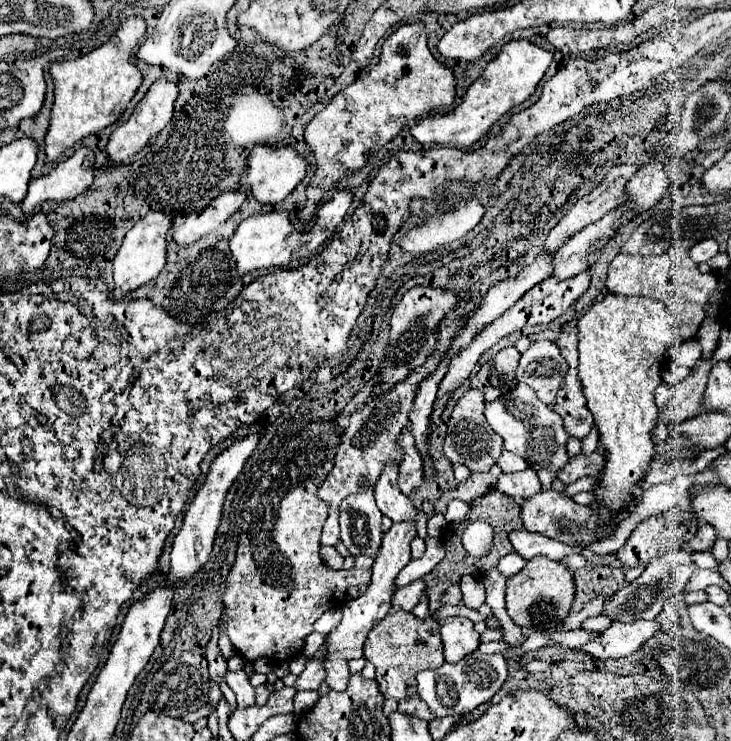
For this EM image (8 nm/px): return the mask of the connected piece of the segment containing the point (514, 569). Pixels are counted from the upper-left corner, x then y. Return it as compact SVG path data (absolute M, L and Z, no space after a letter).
M509 553L509 555L505 555L501 561L499 561L499 565L497 565L497 569L499 569L499 573L503 573L505 577L513 577L515 573L519 573L523 567L525 567L525 559L523 557L519 557L517 553Z

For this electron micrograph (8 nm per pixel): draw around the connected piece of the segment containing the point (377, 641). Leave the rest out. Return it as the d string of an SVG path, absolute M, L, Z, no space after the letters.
M407 611L387 615L383 623L375 625L365 641L365 659L377 669L379 691L385 699L403 701L417 695L415 675L423 669L437 669L443 665L443 645L439 639L439 623L435 619L415 619Z

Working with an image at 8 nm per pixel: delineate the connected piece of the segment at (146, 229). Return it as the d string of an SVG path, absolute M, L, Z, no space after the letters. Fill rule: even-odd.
M149 211L149 215L143 217L143 221L139 221L131 231L127 231L115 259L113 259L113 281L115 281L115 289L113 295L115 299L123 299L125 295L129 295L131 291L139 289L141 285L153 281L161 269L165 267L165 253L167 253L167 243L165 243L165 235L171 229L171 217L163 215L161 211Z

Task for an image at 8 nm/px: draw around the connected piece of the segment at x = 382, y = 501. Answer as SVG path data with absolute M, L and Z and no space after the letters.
M387 465L383 469L383 475L379 477L379 483L375 485L375 499L377 507L383 515L387 515L395 523L413 521L417 527L417 533L425 539L427 537L427 515L417 509L407 495L399 491L397 485L397 469Z

